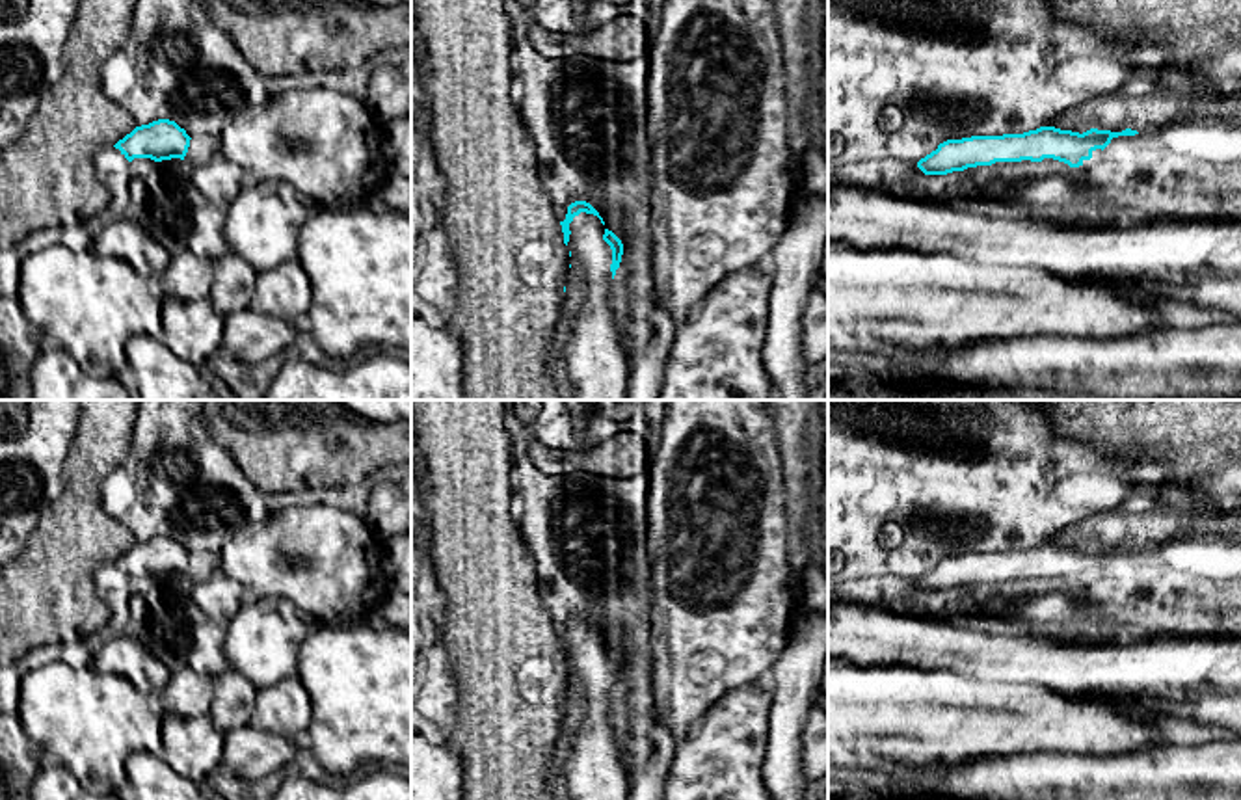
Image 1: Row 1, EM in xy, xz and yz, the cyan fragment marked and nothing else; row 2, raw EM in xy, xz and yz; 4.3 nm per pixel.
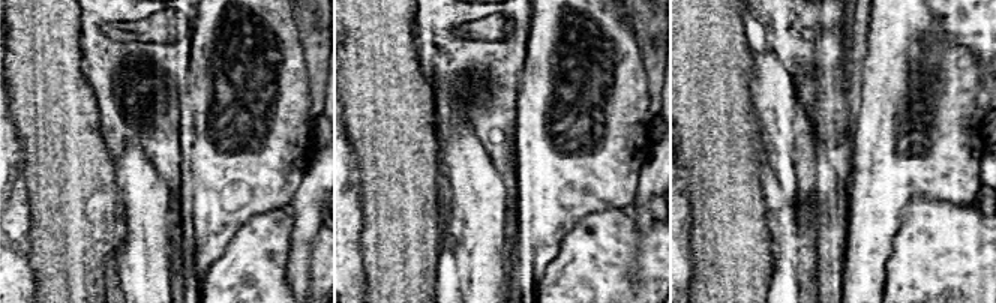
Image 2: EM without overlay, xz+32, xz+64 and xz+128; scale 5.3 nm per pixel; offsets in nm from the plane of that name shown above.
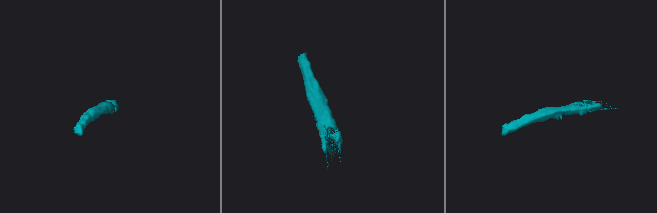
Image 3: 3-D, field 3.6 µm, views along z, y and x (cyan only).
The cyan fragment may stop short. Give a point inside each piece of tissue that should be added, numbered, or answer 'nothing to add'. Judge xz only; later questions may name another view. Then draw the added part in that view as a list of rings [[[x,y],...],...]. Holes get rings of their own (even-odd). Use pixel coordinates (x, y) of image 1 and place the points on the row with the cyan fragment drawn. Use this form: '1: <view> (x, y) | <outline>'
1: xz (594, 363) | [[[580,212],[569,223],[571,264],[579,268],[582,307],[569,324],[567,340],[560,350],[560,367],[571,383],[575,400],[627,400],[629,363],[620,346],[612,307],[612,249],[603,240],[607,225],[594,214]]]

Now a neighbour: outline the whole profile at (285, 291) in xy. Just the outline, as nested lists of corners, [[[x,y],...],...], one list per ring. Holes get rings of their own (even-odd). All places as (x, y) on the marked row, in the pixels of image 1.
[[[298,260],[257,272],[255,305],[260,313],[303,327],[313,301],[313,285]]]

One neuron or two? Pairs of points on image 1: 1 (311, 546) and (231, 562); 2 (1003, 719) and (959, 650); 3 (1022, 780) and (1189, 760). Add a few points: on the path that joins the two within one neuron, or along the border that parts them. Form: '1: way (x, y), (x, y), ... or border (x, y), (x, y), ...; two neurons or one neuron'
1: way (291, 546), (278, 546), (266, 557), (252, 557); one neuron
2: border (933, 668), (966, 676), (1018, 680); two neurons
3: way (1063, 773), (1148, 773); one neuron

